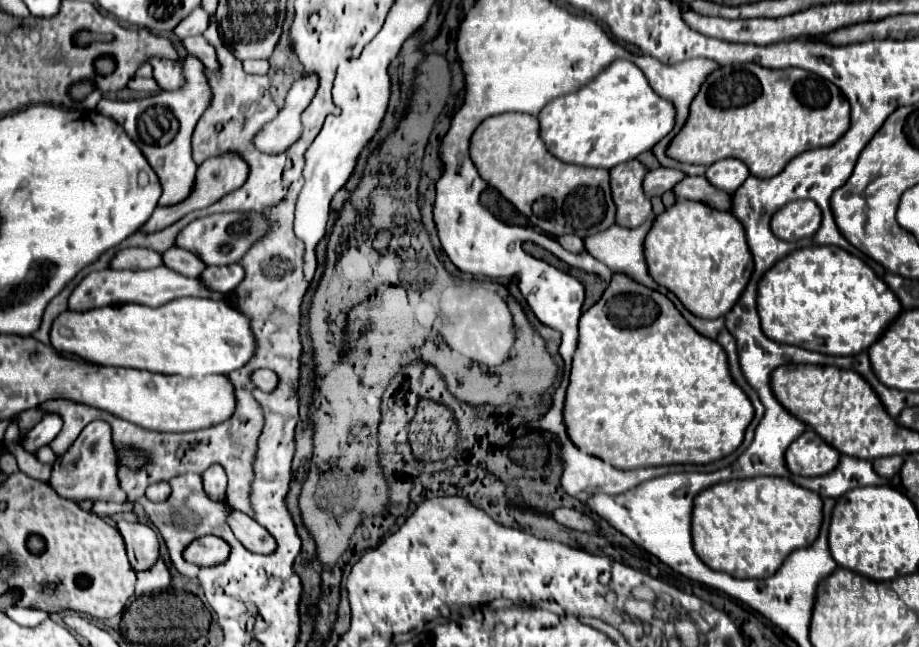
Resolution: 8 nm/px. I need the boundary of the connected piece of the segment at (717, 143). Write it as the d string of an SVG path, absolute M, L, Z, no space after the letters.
M737 64L715 70L691 104L685 128L673 138L667 154L679 162L711 166L721 158L739 158L753 176L779 174L797 154L831 146L851 126L851 106L841 90L807 70L771 70L759 64Z

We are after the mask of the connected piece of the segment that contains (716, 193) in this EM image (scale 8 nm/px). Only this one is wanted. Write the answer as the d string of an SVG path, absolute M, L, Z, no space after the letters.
M687 176L685 180L681 180L681 184L675 186L675 194L679 200L689 198L719 210L731 210L733 206L733 194L715 188L705 176Z

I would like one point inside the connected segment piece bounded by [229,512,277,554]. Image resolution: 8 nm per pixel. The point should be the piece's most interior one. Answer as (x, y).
(253, 536)

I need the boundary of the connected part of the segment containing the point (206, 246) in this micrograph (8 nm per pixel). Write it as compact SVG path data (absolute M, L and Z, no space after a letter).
M259 212L211 214L211 216L197 218L187 228L183 228L183 232L177 236L177 246L201 256L201 260L209 266L235 264L245 256L245 252L255 244L255 240L265 238L269 230L271 230L269 218L265 218L265 214L259 214Z

